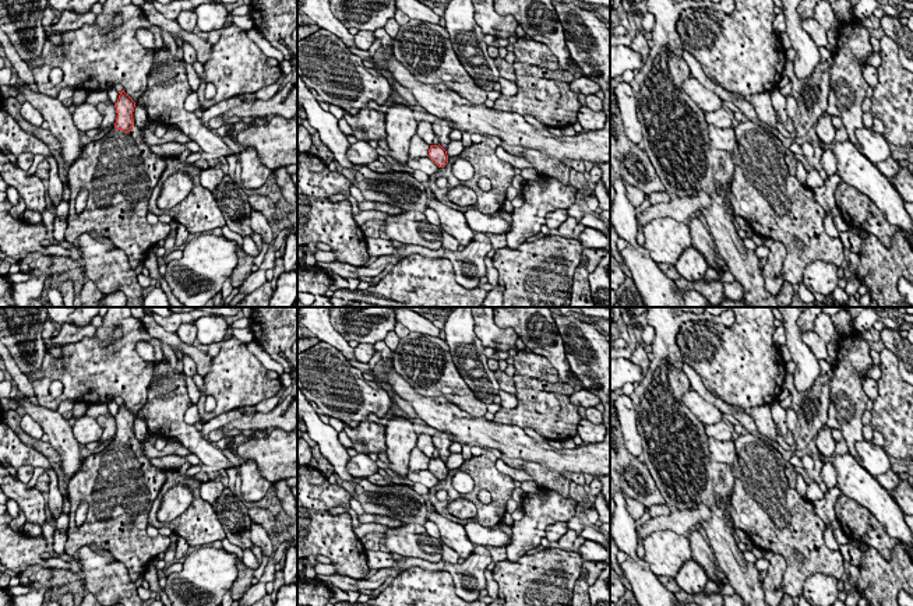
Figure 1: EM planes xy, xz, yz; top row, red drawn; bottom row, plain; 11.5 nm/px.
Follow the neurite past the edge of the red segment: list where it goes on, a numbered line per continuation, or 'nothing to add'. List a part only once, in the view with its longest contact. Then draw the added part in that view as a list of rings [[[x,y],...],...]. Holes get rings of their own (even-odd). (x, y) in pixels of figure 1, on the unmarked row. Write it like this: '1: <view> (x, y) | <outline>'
1: xy (119, 482) | [[[135,436],[130,445],[116,443],[113,437],[107,447],[85,458],[80,472],[68,482],[70,521],[64,552],[78,560],[78,550],[84,546],[106,550],[127,567],[131,582],[144,577],[149,561],[170,546],[169,536],[147,535],[149,511],[165,480],[165,471],[151,464]],[[84,500],[88,503],[88,514],[85,522],[78,526],[75,511]]]

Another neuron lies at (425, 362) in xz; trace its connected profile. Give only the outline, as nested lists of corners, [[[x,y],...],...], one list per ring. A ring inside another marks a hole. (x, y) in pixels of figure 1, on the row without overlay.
[[[409,332],[392,352],[394,370],[422,397],[444,395],[473,417],[484,417],[487,405],[476,398],[452,362],[445,339]]]

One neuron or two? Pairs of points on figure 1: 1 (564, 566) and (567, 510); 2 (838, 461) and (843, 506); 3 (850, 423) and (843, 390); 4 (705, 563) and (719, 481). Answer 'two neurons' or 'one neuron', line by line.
1: two neurons
2: two neurons
3: one neuron
4: two neurons

